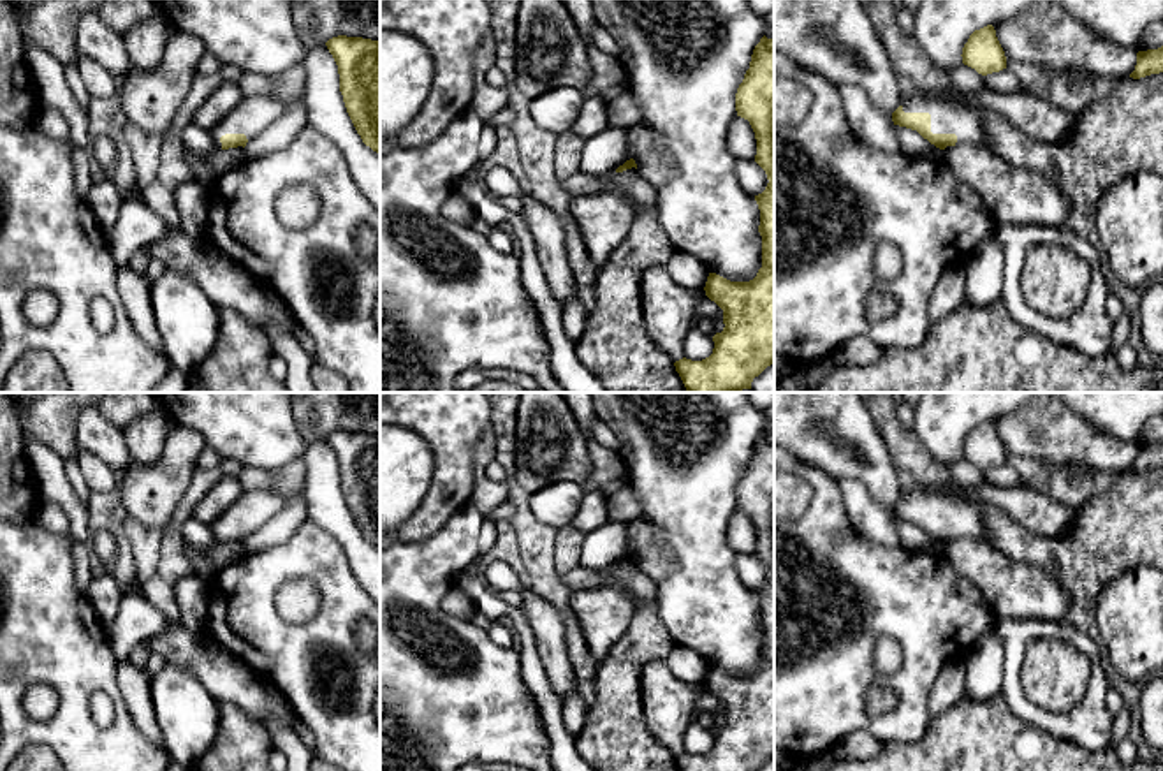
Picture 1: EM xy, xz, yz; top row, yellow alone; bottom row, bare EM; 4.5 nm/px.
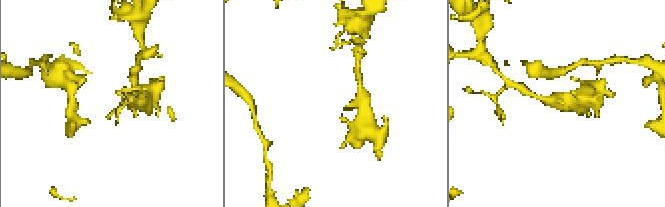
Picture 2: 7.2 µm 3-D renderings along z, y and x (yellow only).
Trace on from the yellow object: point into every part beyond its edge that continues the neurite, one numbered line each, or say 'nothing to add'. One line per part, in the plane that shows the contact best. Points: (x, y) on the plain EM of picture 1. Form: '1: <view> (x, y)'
1: yz (947, 511)

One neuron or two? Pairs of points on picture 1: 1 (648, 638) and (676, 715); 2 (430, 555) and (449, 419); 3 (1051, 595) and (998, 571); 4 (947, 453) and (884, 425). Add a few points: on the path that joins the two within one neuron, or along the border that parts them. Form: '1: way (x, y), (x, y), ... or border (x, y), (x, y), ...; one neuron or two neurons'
1: border (665, 659), (643, 666), (641, 699); two neurons
2: border (463, 507), (426, 539), (416, 543), (398, 541); two neurons
3: way (1038, 587), (1019, 569), (1010, 569); one neuron
4: border (910, 430), (943, 465); two neurons

